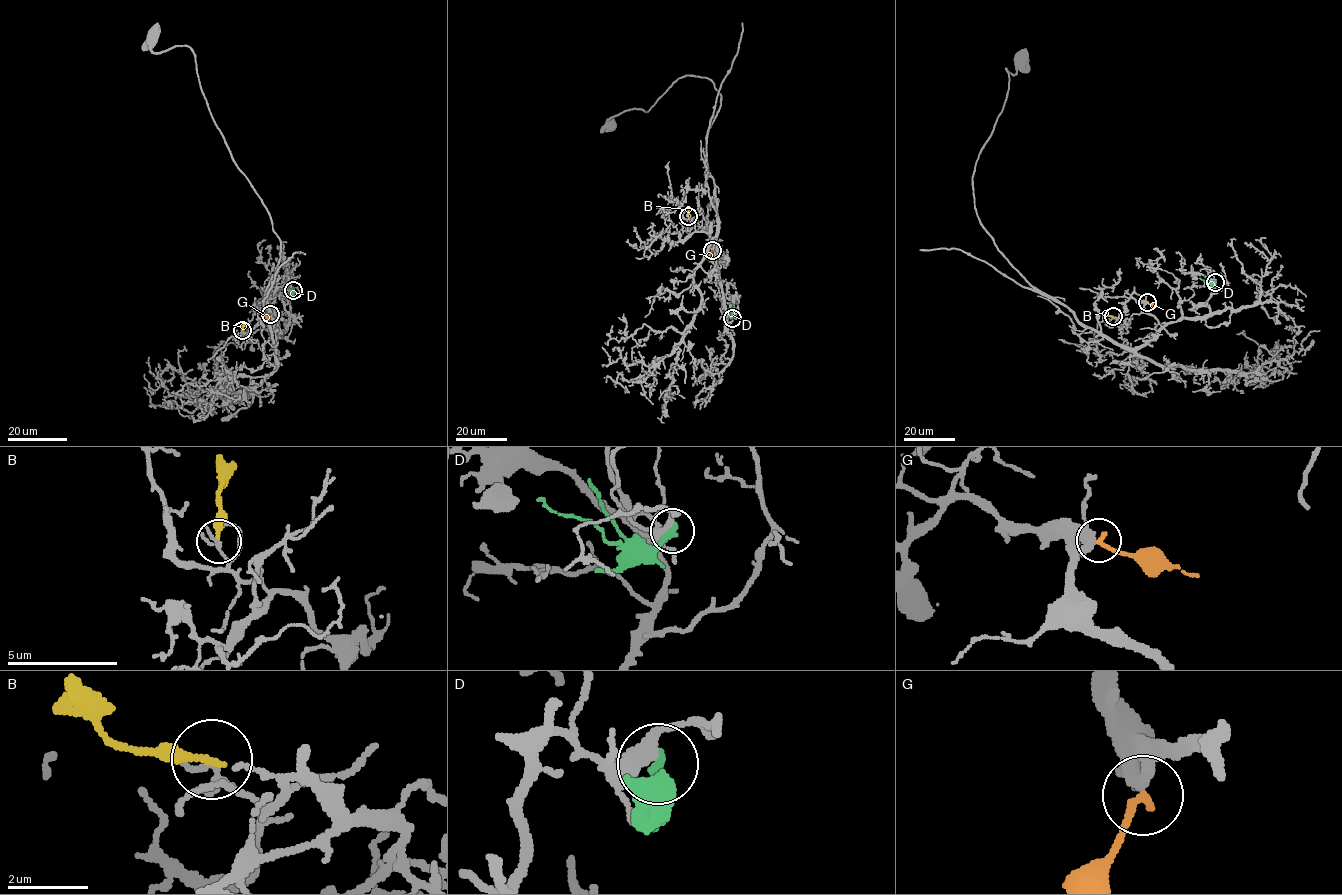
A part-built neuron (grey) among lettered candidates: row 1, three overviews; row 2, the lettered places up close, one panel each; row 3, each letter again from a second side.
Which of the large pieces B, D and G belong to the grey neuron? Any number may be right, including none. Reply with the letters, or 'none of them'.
none of them

